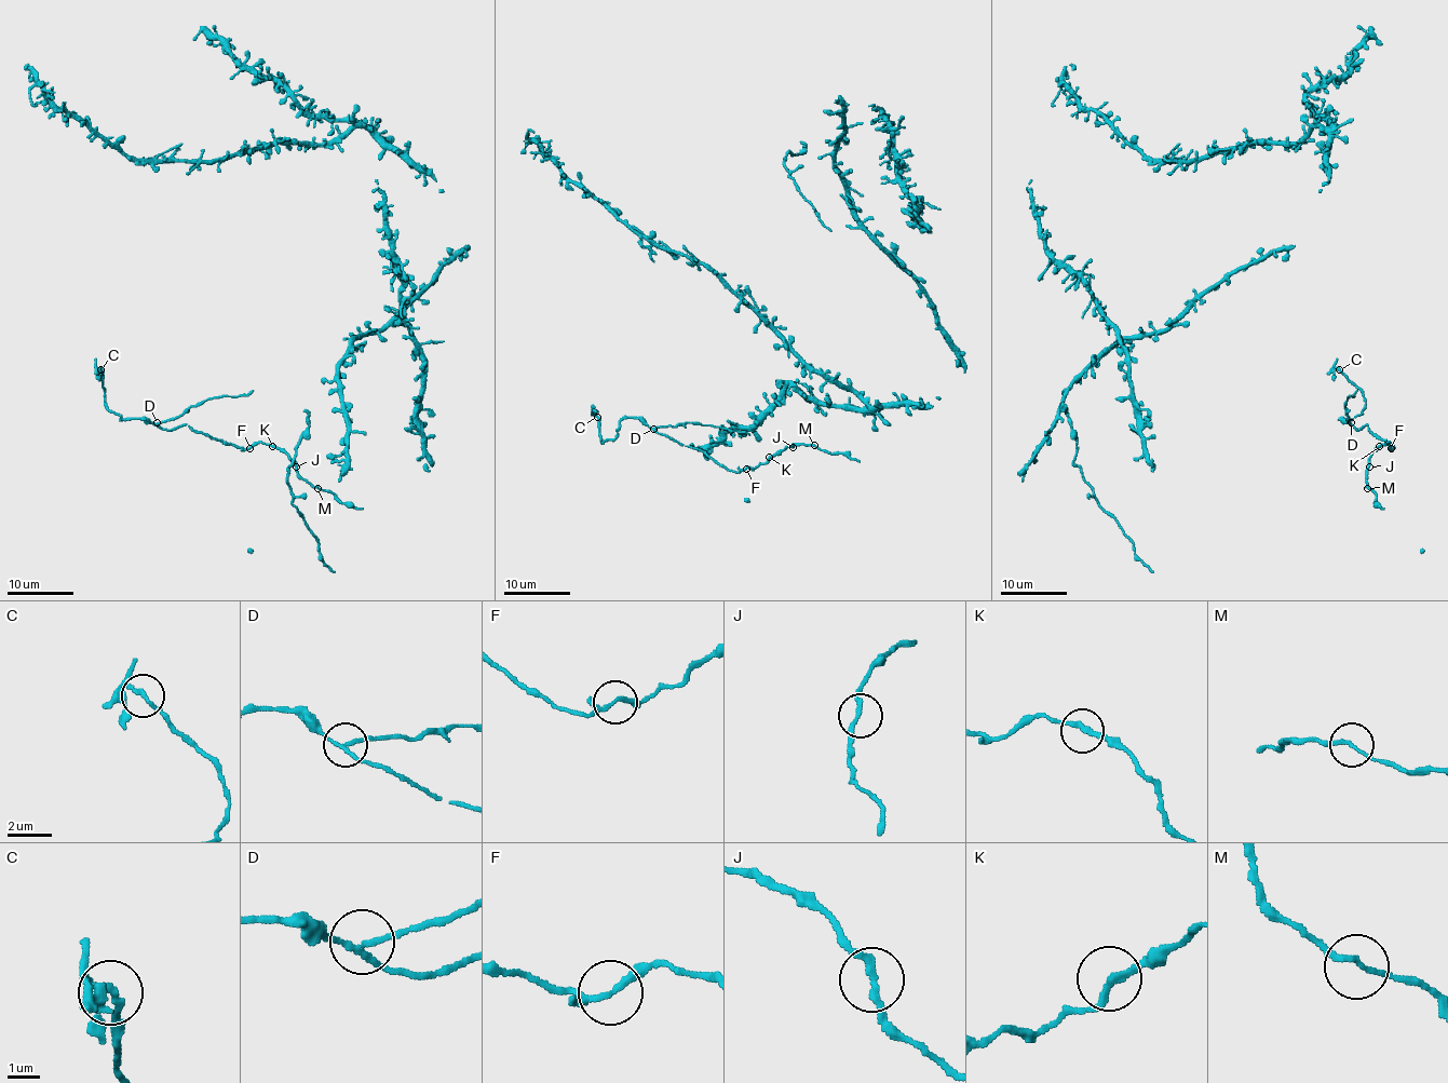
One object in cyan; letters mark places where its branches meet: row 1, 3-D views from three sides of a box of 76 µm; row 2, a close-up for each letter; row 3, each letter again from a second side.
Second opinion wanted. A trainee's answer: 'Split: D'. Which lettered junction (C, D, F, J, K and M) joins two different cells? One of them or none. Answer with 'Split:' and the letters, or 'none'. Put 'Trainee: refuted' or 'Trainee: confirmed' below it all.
Split: D
Trainee: confirmed

